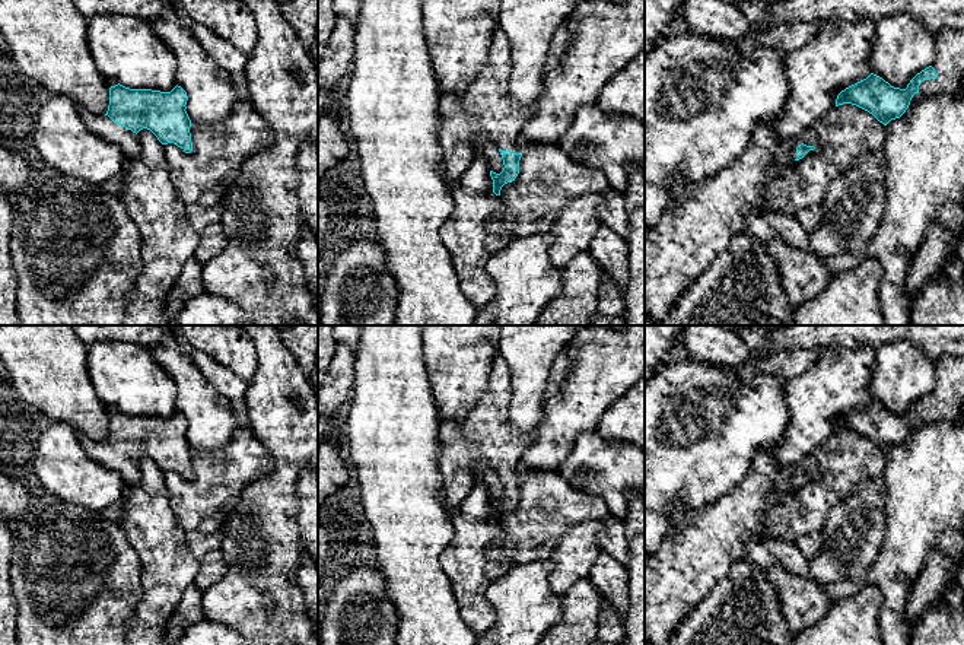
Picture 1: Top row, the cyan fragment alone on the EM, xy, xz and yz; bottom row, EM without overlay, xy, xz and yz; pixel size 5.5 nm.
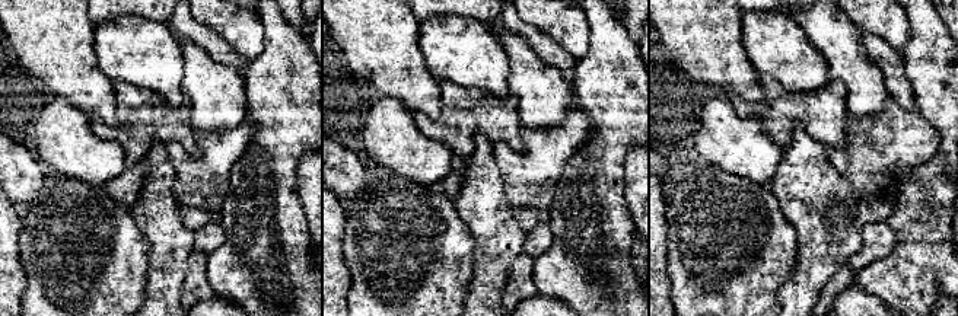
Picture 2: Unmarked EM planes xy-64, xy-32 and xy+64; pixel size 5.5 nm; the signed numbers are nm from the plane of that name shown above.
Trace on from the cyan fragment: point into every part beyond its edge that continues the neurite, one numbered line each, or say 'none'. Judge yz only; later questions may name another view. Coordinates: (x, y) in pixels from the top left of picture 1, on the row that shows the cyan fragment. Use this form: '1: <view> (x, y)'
1: yz (948, 63)
2: yz (694, 229)

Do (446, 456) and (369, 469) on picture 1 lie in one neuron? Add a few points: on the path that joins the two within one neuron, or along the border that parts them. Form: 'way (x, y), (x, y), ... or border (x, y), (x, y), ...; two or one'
border (439, 423), (439, 472), (445, 491); two

